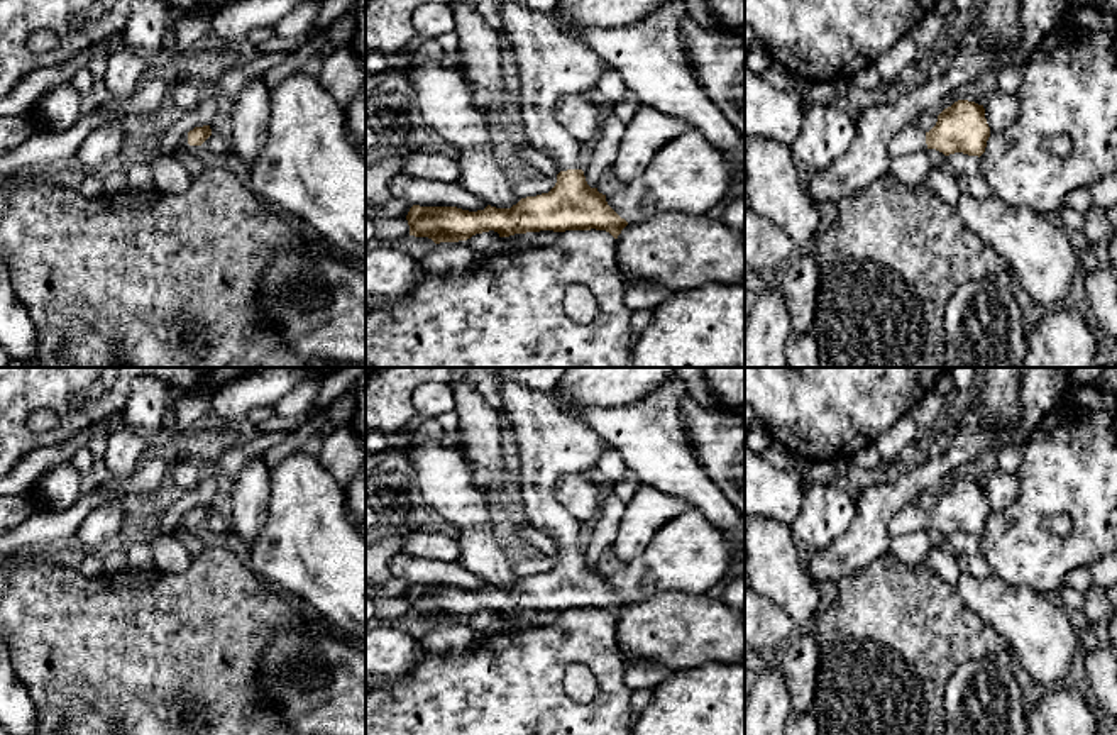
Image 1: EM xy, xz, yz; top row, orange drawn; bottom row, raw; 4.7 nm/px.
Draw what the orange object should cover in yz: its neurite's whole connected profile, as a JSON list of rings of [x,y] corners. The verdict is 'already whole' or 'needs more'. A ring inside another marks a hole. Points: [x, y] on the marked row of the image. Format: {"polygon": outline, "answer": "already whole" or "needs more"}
{"polygon": [[[958,100],[938,115],[936,125],[922,132],[917,124],[902,127],[890,141],[890,156],[900,158],[927,149],[936,149],[944,156],[963,152],[982,156],[990,137],[983,105]]], "answer": "needs more"}

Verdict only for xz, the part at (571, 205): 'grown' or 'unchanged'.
grown

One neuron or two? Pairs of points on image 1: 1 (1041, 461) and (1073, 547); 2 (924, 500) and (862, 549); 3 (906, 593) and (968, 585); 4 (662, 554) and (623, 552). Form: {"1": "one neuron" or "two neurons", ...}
{"1": "one neuron", "2": "two neurons", "3": "two neurons", "4": "two neurons"}

